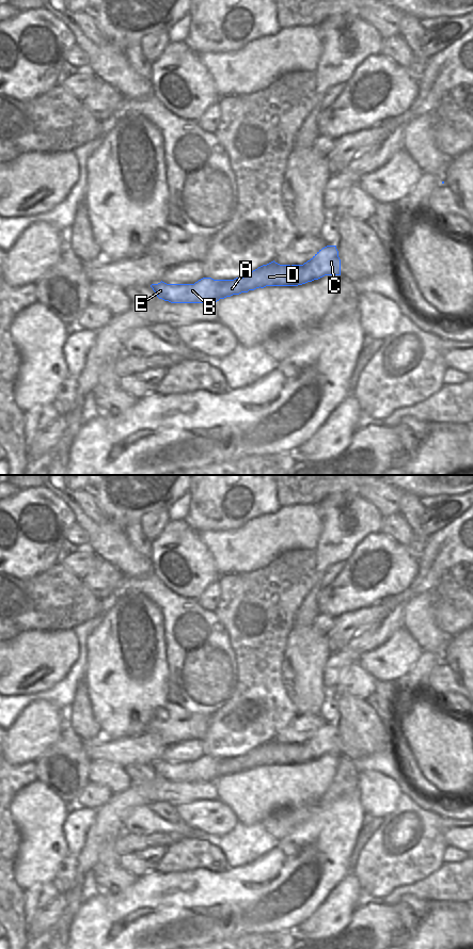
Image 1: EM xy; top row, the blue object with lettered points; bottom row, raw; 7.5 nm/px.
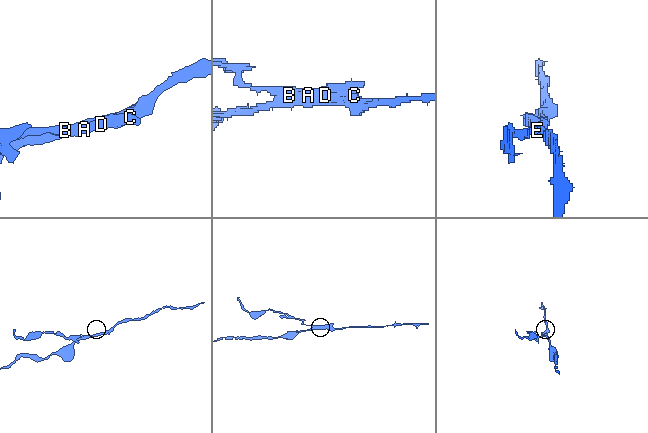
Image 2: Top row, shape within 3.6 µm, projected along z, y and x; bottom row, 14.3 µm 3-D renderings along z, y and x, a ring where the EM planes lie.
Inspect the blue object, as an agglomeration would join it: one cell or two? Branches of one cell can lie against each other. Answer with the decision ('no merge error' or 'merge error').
merge error

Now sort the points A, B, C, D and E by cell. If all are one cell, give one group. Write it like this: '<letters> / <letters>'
A B D E / C

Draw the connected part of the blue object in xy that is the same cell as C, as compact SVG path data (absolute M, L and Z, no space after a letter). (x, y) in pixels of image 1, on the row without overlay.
M327 724L303 743L291 743L280 749L284 756L294 761L294 764L318 758L325 754L341 754L338 729L336 724Z

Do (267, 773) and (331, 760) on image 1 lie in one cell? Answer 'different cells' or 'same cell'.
same cell

